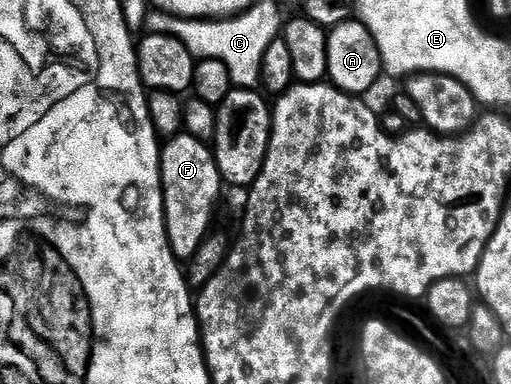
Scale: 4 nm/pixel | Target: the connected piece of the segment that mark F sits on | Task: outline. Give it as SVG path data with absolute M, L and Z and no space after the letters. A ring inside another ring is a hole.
M181 133L167 140L160 149L160 188L164 194L164 224L168 234L168 247L178 261L192 259L200 251L208 230L212 227L212 214L220 199L222 180L216 157L205 140Z

